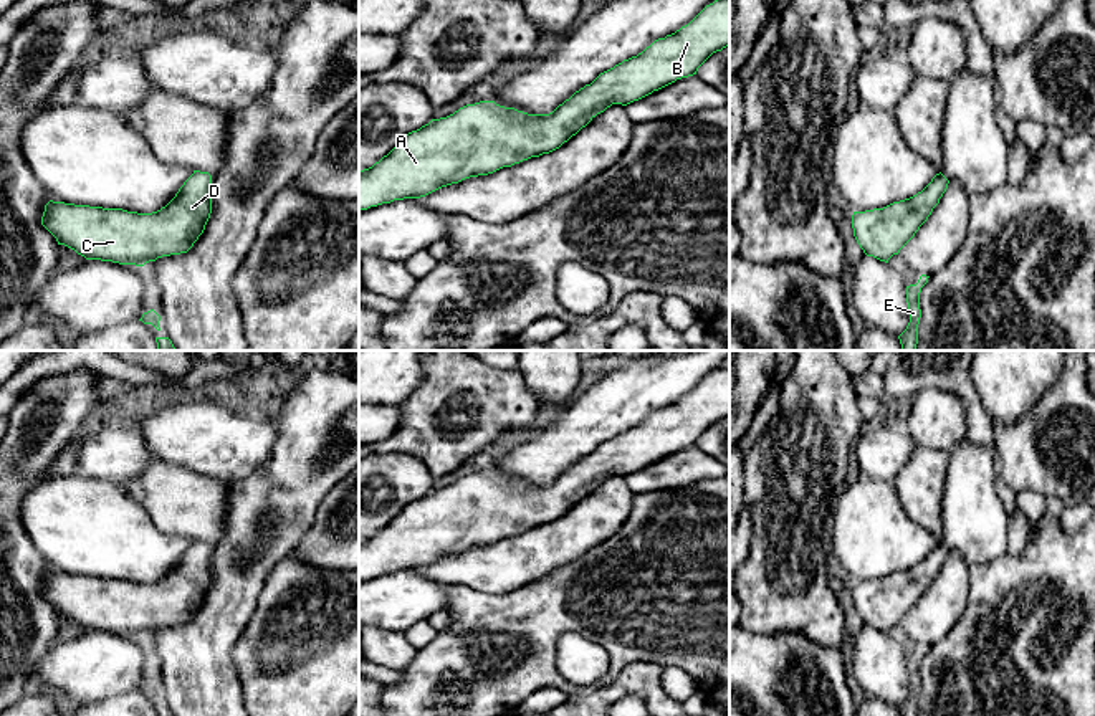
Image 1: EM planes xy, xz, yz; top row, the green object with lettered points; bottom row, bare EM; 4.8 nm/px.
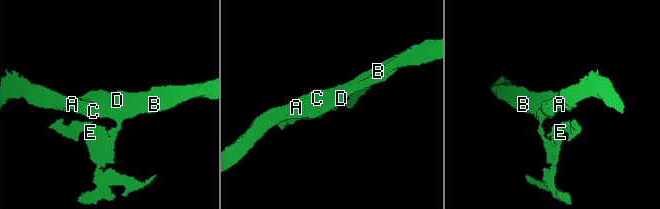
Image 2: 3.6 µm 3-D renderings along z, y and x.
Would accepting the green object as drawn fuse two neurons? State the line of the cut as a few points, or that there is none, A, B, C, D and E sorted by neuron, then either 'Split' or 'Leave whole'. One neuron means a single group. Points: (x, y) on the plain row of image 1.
No split. Groups: A B C D E. Leave whole

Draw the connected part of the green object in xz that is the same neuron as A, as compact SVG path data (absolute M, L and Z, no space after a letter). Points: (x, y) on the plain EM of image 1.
M721 367L688 395L600 443L549 484L480 471L432 489L409 503L372 537L359 541L359 580L420 569L465 549L549 524L612 475L627 476L696 445L713 423L728 415L729 367Z

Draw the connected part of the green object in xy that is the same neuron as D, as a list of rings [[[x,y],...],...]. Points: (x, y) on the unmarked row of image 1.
[[[194,541],[175,567],[152,584],[50,570],[41,595],[58,615],[86,630],[144,637],[162,627],[187,623],[212,584],[212,546]]]

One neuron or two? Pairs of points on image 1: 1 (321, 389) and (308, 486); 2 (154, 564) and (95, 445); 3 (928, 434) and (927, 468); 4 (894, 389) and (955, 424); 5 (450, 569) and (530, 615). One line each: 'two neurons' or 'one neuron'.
1: one neuron
2: two neurons
3: two neurons
4: two neurons
5: two neurons

